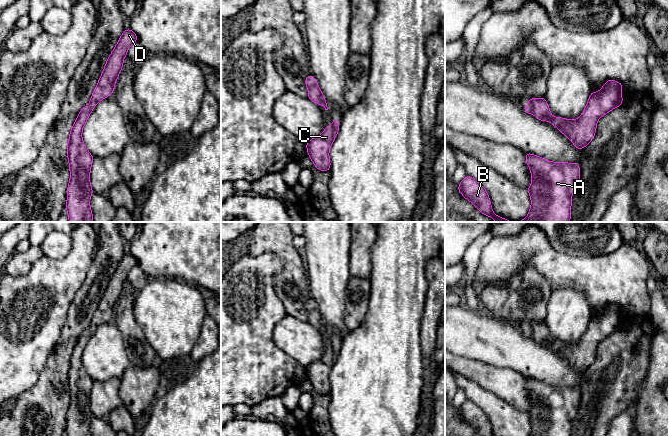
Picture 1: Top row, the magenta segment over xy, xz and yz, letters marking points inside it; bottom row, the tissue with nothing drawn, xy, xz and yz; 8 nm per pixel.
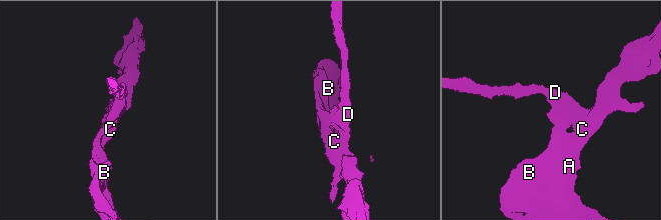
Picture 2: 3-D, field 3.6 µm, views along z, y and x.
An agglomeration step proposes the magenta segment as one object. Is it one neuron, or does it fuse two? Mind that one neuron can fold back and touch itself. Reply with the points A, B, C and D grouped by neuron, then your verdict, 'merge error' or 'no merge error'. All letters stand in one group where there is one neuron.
A B C D | no merge error

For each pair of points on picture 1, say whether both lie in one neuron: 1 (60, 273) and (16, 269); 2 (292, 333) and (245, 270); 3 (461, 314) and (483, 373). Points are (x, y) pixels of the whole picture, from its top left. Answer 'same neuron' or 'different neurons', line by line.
1: different neurons
2: different neurons
3: different neurons

